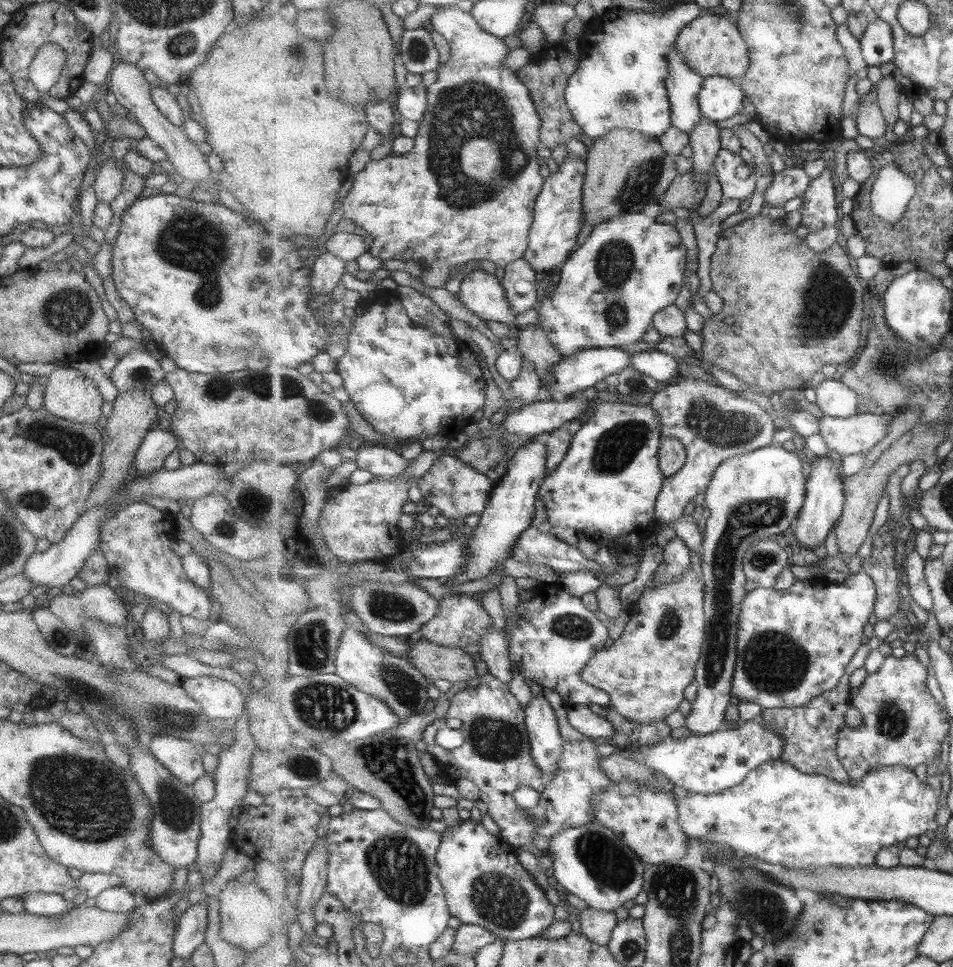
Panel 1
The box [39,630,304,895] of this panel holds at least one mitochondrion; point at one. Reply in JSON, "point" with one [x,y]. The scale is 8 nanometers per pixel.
{"point":[176,807]}

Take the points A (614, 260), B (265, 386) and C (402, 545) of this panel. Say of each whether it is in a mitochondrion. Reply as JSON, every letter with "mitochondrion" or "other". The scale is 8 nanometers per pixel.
{"A":"mitochondrion","B":"mitochondrion","C":"other"}

